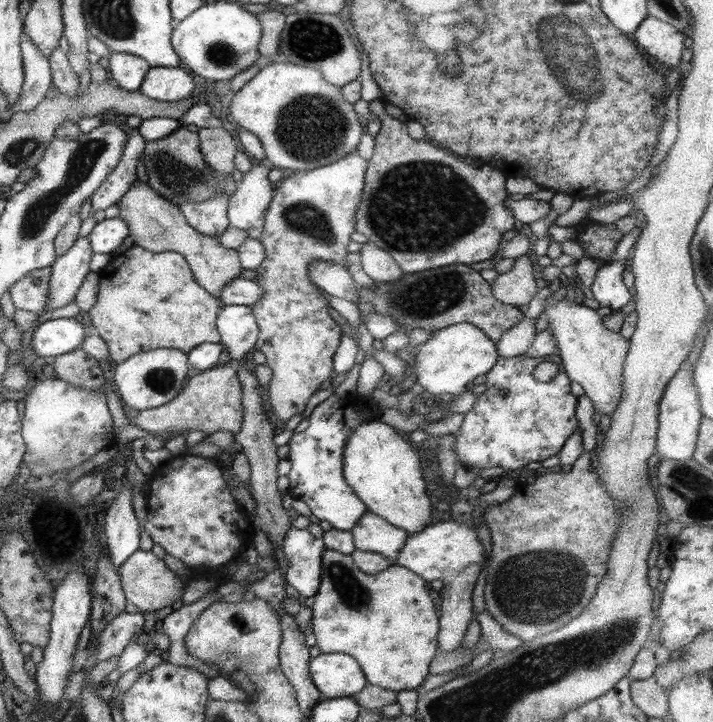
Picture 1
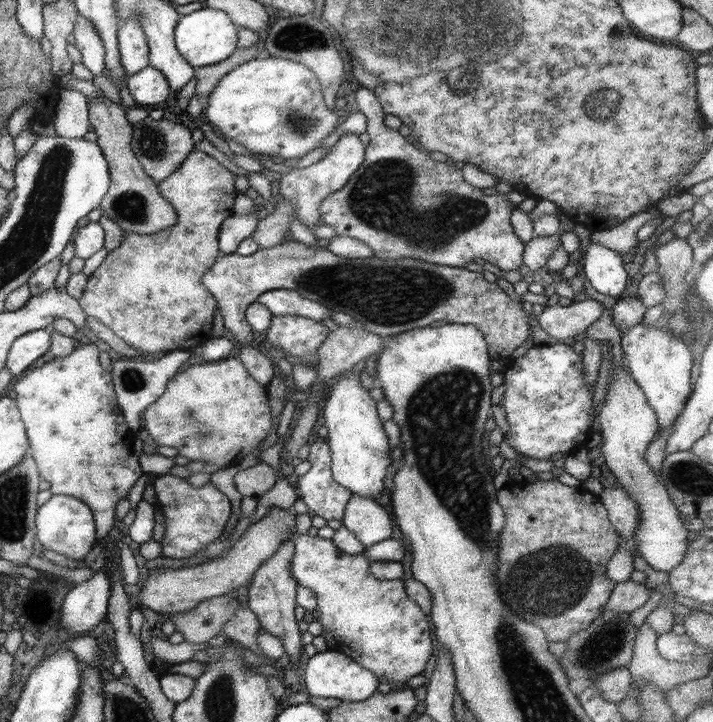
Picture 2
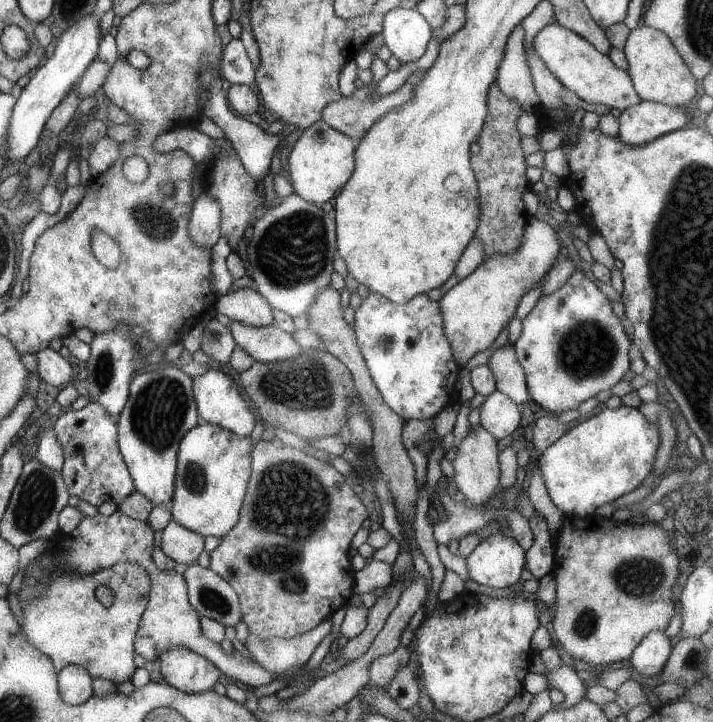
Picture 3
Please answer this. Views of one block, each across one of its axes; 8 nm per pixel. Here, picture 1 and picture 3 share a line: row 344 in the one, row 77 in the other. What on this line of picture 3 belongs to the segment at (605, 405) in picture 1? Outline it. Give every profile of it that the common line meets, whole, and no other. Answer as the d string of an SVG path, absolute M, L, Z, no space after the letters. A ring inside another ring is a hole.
M549 22L533 36L531 48L557 82L586 103L623 111L640 102L626 72L614 66L607 56L599 54L587 40L555 22Z

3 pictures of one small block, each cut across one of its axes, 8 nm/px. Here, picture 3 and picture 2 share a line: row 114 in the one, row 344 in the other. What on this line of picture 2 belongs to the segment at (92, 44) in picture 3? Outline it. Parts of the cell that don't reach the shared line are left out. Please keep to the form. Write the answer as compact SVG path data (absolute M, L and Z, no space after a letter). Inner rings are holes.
M51 328L27 332L19 336L11 345L5 364L11 376L17 376L49 350L49 332Z

